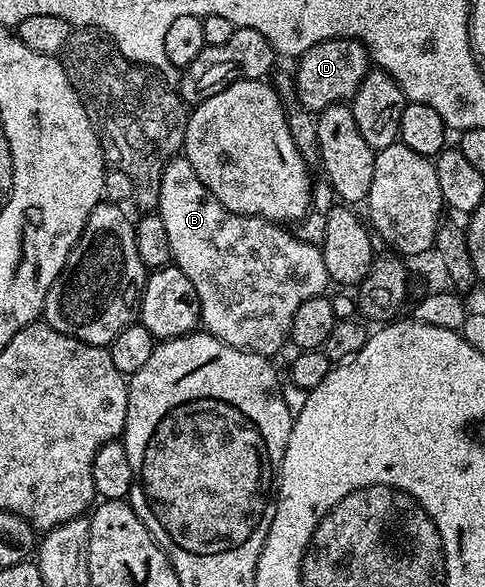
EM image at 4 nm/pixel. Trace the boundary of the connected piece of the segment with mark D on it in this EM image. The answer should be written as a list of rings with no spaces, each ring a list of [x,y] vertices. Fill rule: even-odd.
[[[326,39],[297,56],[296,63],[298,68],[294,71],[294,87],[298,90],[303,109],[311,113],[350,101],[372,67],[370,52],[356,39]]]

